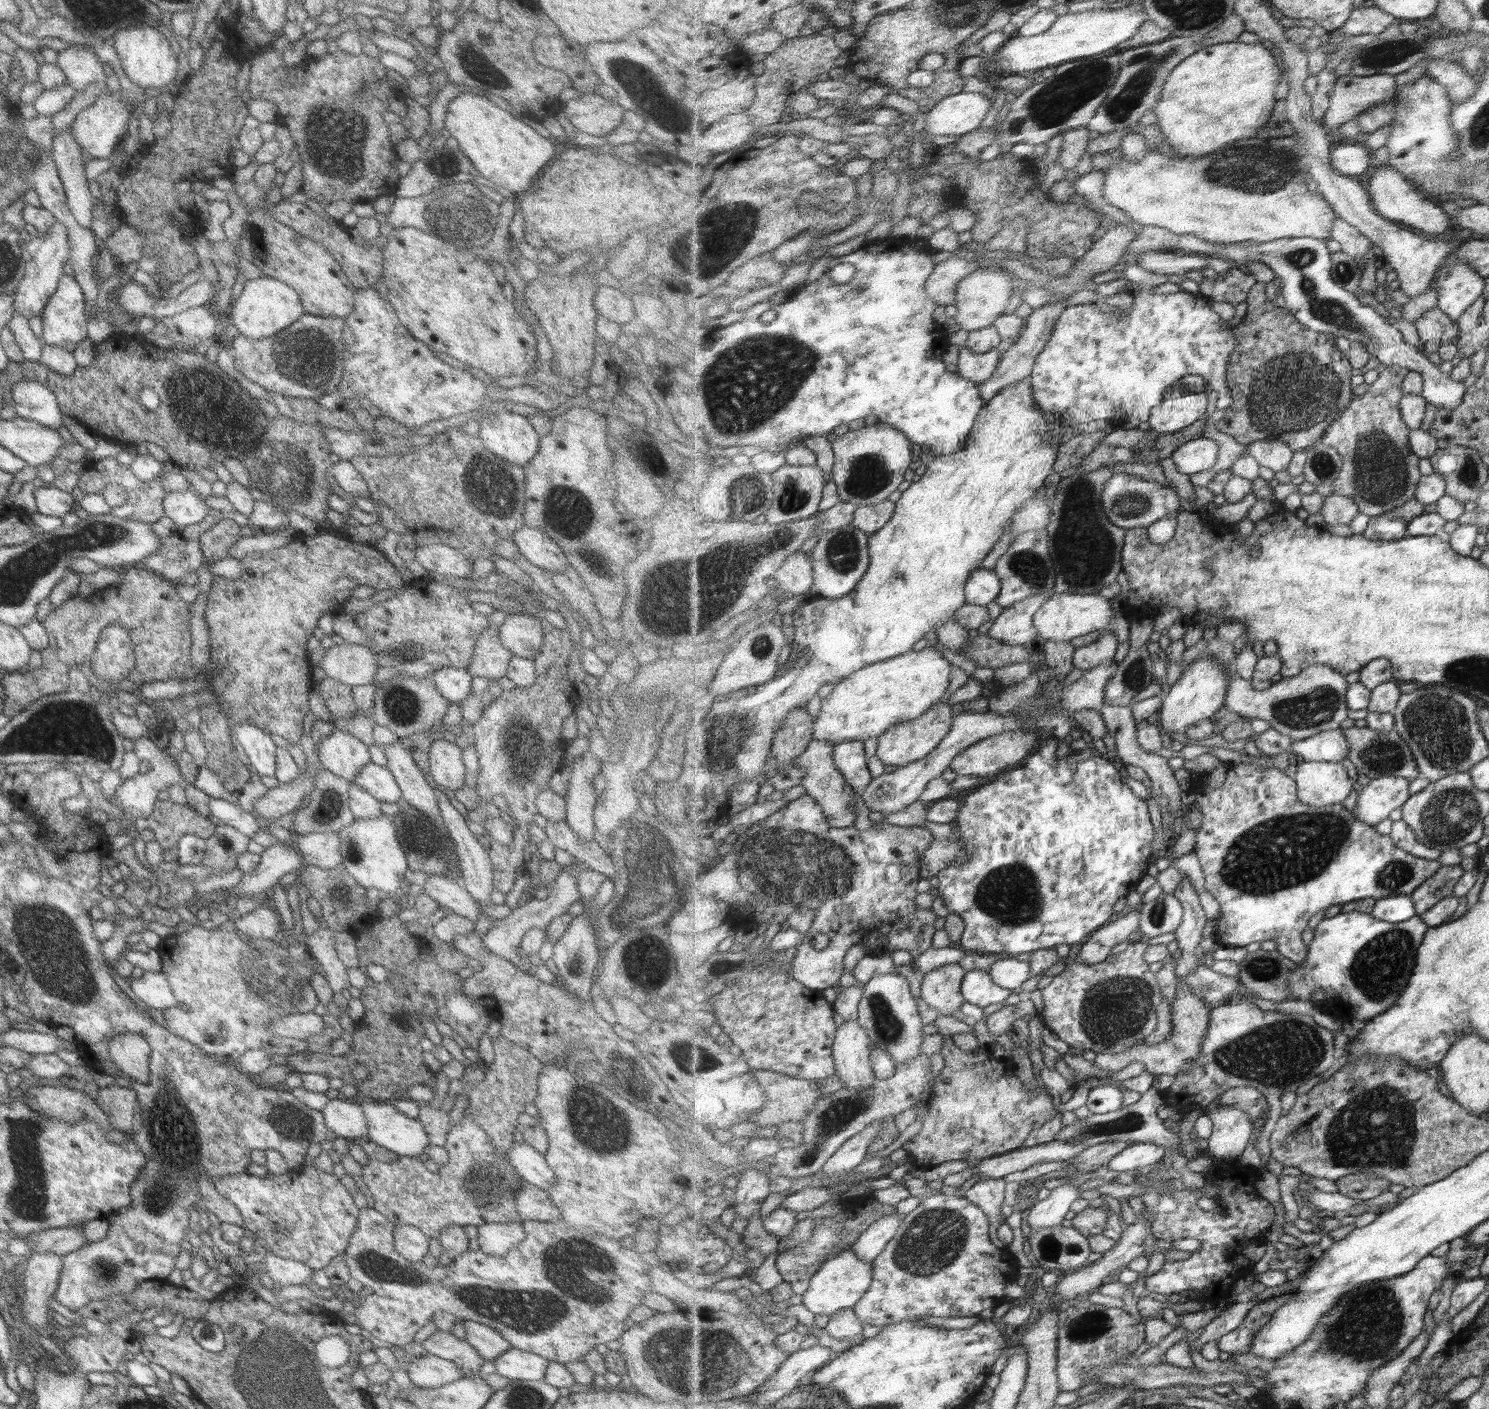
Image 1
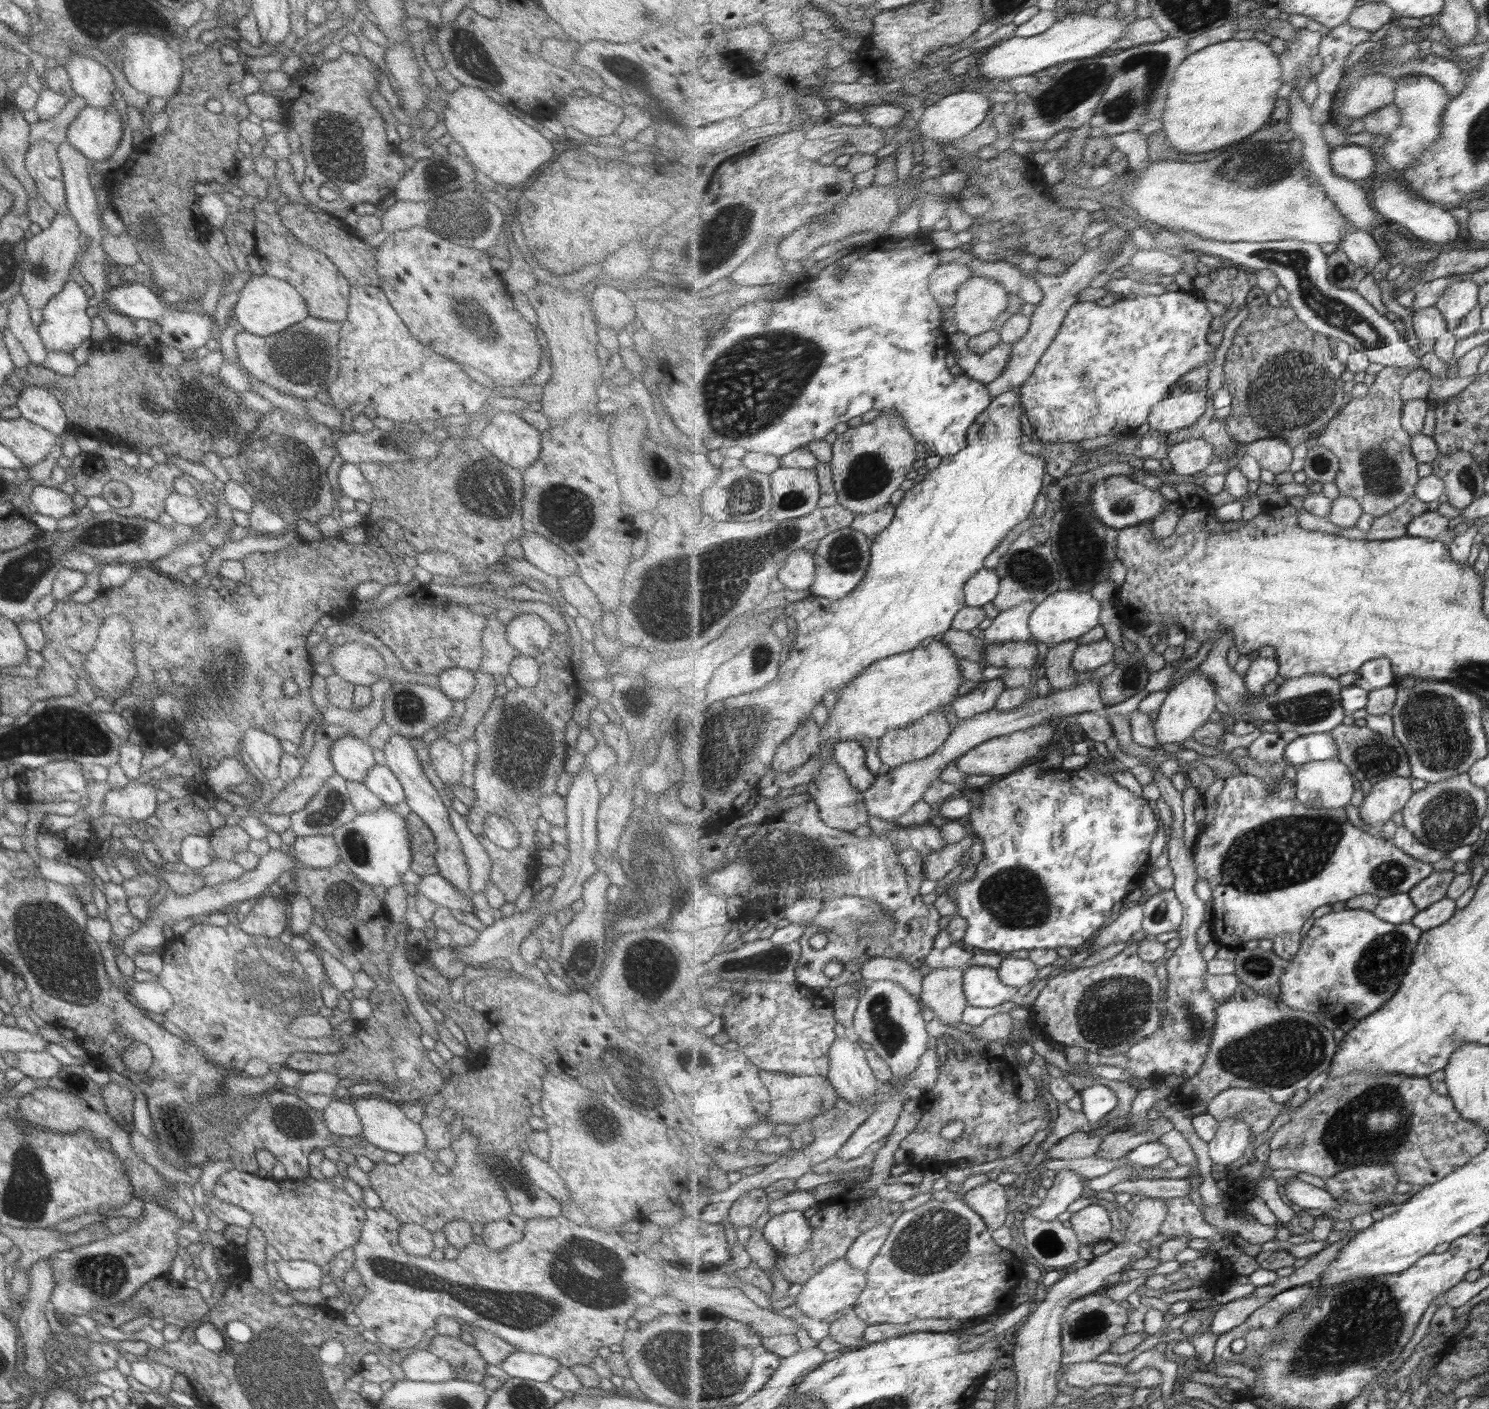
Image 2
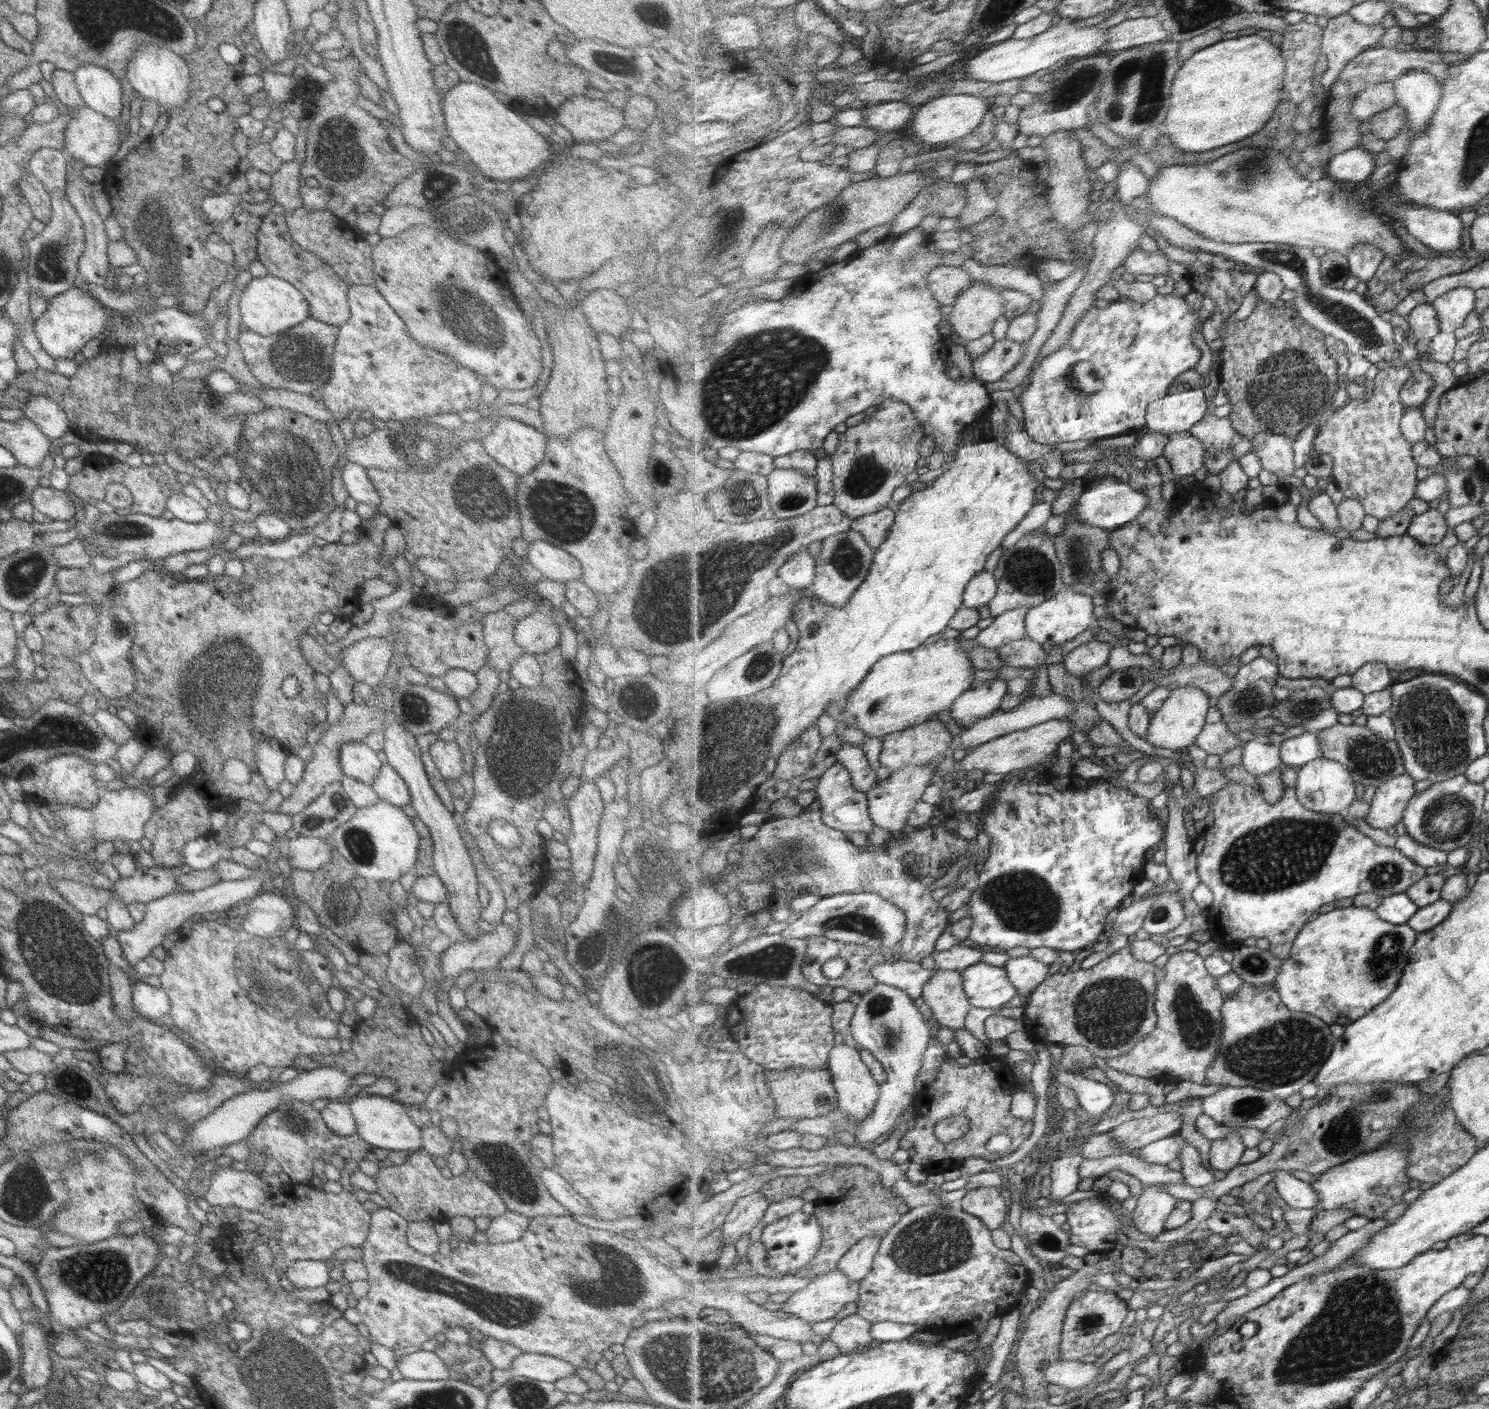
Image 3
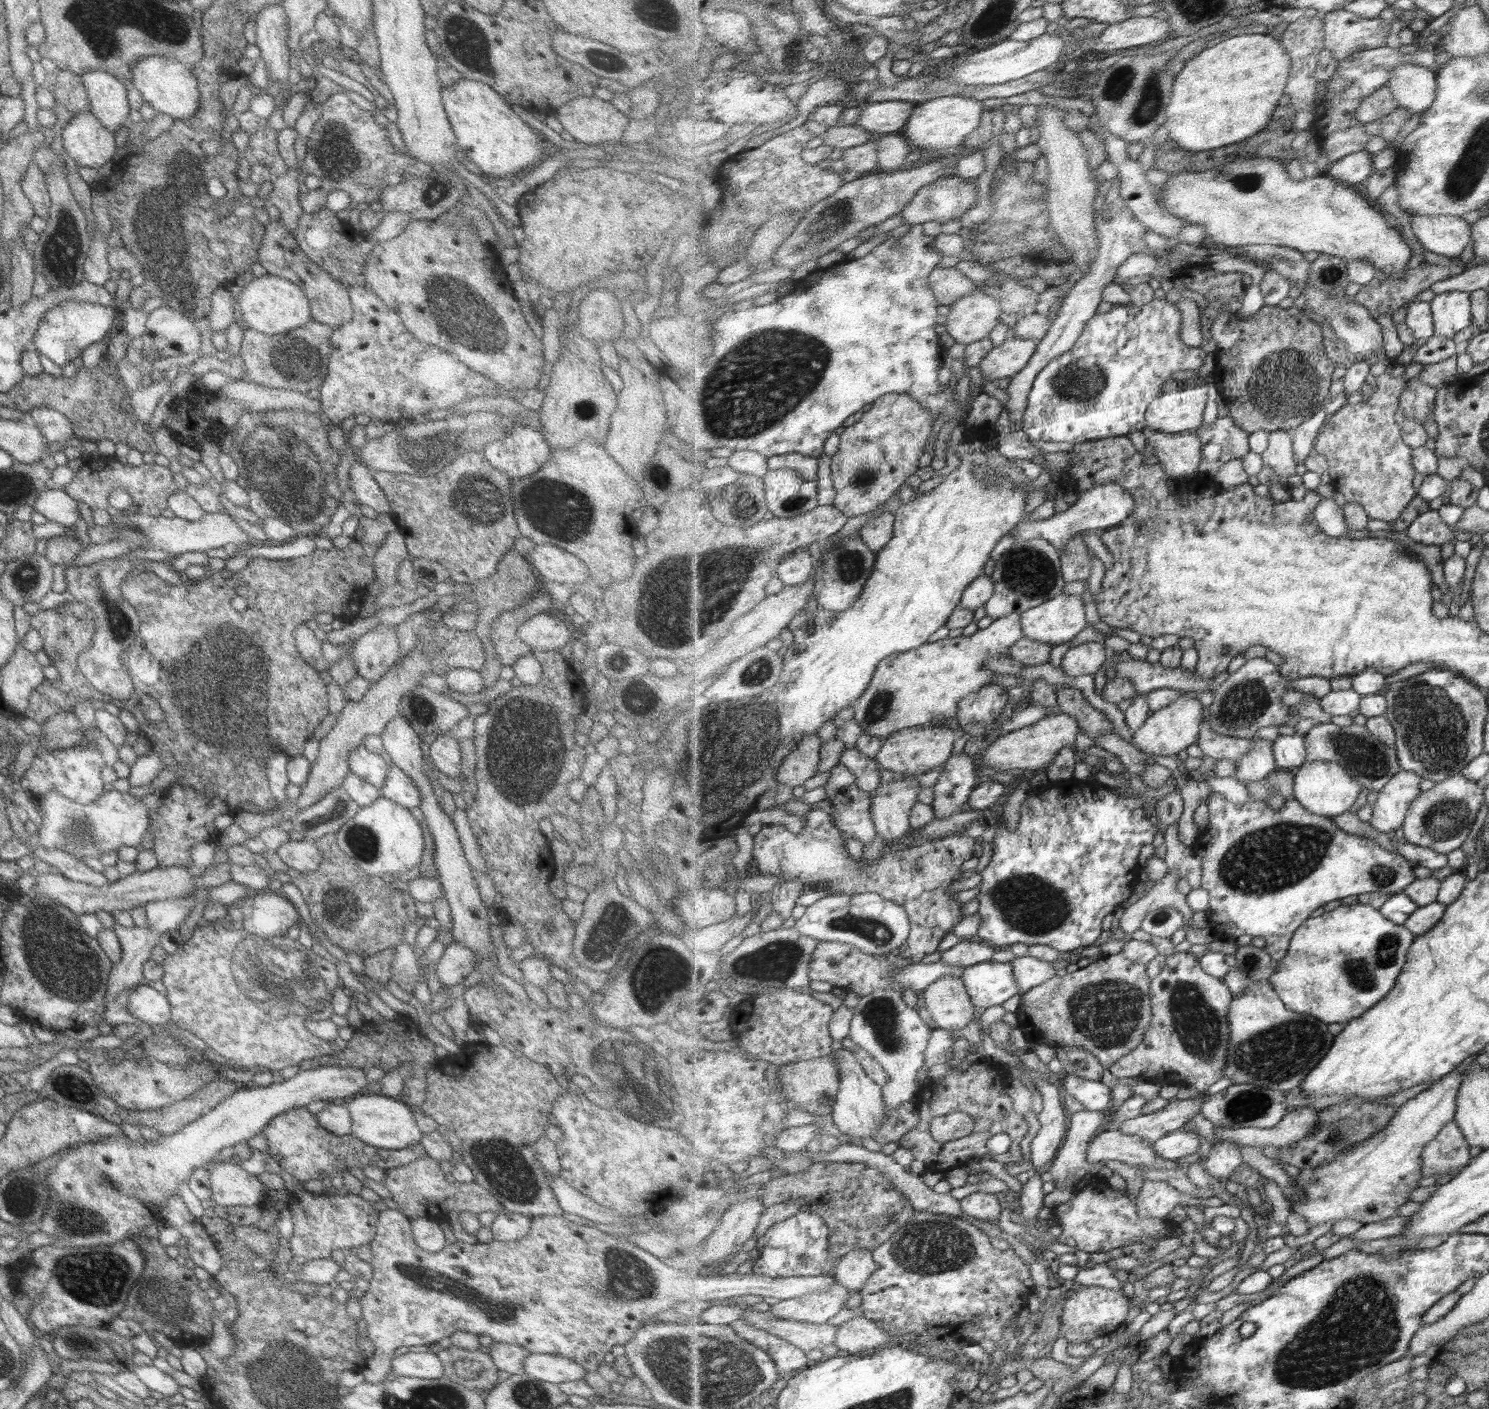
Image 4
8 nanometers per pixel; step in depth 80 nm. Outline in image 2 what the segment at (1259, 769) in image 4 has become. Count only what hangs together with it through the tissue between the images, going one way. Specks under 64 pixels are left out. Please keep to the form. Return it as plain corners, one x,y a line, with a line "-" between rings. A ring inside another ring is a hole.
1263,732
1249,746
1248,757
1262,764
1276,764
1285,757
1287,746
1299,737
1295,732

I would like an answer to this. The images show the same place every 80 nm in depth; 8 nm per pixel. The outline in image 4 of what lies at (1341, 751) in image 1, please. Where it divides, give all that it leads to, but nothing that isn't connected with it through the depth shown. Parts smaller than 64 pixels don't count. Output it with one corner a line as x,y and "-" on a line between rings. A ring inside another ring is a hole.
1295,733
1292,736
1279,736
1275,741
1275,761
1278,768
1294,773
1301,765
1307,763
1305,736

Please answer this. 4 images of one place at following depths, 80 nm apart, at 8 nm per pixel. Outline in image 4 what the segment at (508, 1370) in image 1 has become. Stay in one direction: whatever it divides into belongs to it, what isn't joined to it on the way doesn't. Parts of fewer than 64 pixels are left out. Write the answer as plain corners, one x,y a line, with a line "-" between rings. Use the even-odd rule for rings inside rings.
528,1353
522,1365
526,1375
554,1385
567,1380
582,1380
586,1373
576,1362
555,1355

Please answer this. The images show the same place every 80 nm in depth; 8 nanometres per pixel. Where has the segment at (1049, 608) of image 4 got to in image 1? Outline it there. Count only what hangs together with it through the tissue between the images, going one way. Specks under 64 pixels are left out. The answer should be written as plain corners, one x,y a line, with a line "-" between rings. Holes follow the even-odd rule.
1068,592
1051,593
1052,597
1037,611
1034,618
1035,628
1040,640
1053,642
1070,641
1091,632
1115,632
1119,642
1130,644
1131,619
1118,608
1114,600
1105,599
1098,594
1071,594

